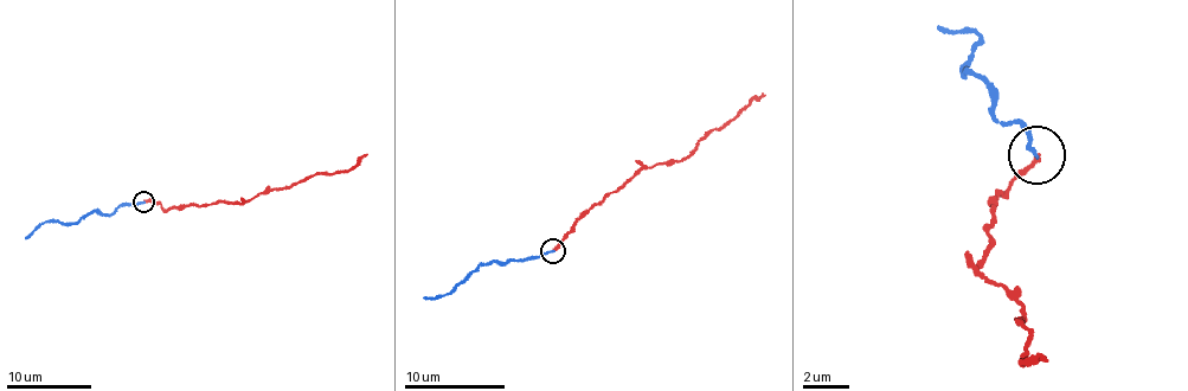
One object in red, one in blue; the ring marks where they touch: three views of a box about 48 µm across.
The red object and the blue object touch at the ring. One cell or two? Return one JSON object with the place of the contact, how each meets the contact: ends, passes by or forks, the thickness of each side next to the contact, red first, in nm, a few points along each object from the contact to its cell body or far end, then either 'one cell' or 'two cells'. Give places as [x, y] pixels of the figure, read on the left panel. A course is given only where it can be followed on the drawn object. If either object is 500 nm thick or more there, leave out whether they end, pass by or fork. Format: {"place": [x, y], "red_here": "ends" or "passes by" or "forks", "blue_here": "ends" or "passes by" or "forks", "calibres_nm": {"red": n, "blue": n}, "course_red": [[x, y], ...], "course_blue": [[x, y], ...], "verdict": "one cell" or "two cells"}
{"place": [143, 202], "red_here": "ends", "blue_here": "ends", "calibres_nm": {"red": 190, "blue": 130}, "course_red": [[142, 202], [167, 210], [190, 204], [241, 203], [314, 174], [355, 167], [367, 154]], "course_blue": [[142, 202], [117, 206], [114, 212], [102, 215], [92, 210], [68, 224], [38, 224], [25, 238]], "verdict": "two cells"}

